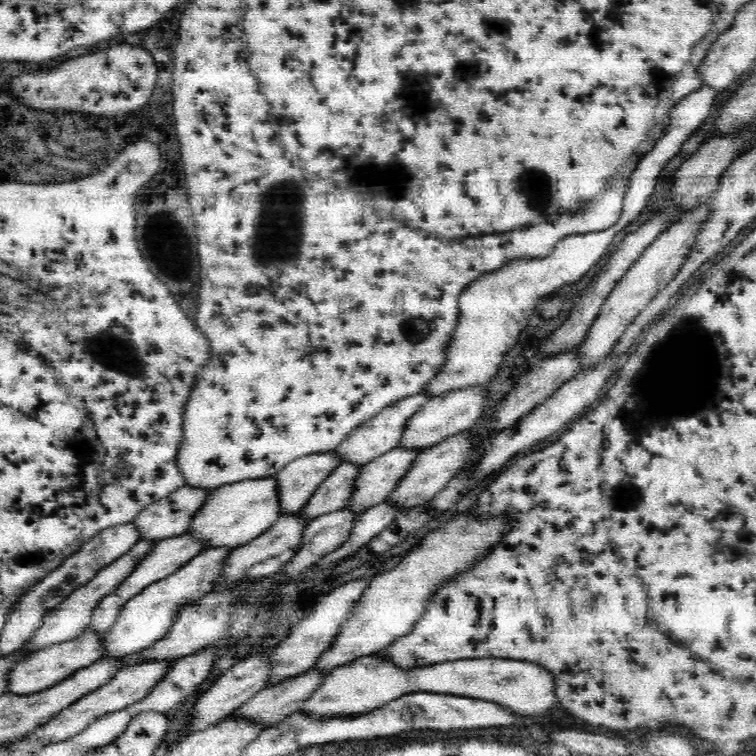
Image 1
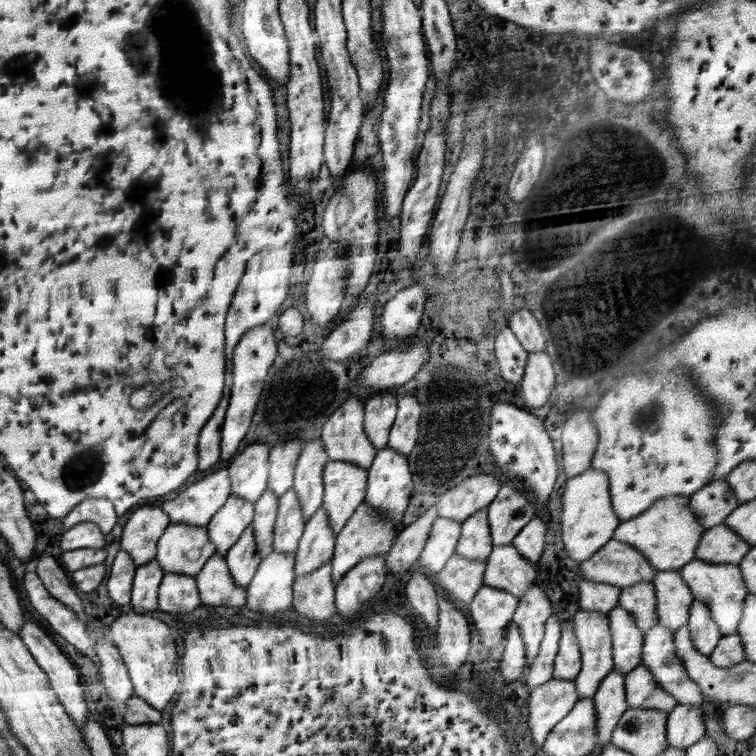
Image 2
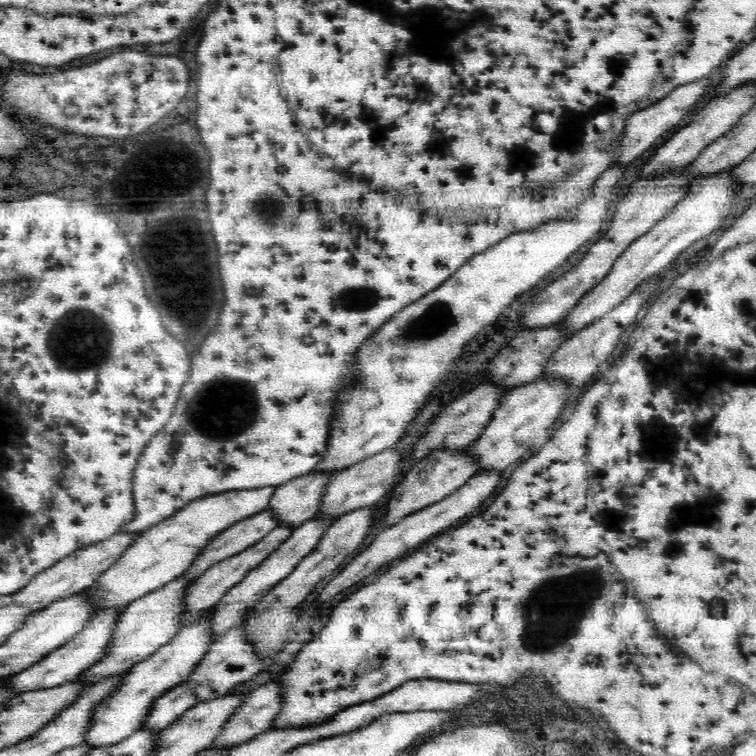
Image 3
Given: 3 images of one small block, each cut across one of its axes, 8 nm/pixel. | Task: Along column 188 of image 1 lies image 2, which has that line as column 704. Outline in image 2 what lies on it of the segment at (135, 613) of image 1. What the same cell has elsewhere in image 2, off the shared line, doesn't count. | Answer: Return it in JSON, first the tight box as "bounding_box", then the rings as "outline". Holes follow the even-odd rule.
{"bounding_box":[678,559,749,636],"outline":[[[692,559],[678,569],[678,572],[686,581],[695,600],[702,601],[710,609],[711,617],[718,625],[722,636],[736,633],[742,618],[745,598],[749,595],[739,565],[714,564],[710,561]]]}

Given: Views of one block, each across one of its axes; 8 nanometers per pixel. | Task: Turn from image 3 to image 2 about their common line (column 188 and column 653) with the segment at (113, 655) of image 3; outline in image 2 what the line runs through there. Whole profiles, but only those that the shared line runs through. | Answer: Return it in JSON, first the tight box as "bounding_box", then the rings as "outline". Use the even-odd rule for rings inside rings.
{"bounding_box":[651,570,695,631],"outline":[[[667,570],[658,571],[651,583],[657,592],[658,623],[668,630],[678,631],[678,628],[687,624],[689,608],[695,600],[686,581],[680,576],[678,570]]]}

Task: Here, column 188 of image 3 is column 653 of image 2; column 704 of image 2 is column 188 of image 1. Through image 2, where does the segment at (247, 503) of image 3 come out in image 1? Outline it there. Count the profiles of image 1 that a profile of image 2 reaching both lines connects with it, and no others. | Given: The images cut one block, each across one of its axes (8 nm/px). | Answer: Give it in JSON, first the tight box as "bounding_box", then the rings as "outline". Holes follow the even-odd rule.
{"bounding_box":[188,477,280,548],"outline":[[[275,477],[259,479],[246,479],[230,485],[223,485],[211,490],[210,496],[206,498],[198,514],[192,518],[192,524],[188,528],[188,533],[192,533],[196,539],[200,539],[206,548],[210,547],[238,547],[246,544],[254,538],[264,534],[268,528],[280,517],[280,503],[278,503],[279,487]]]}

